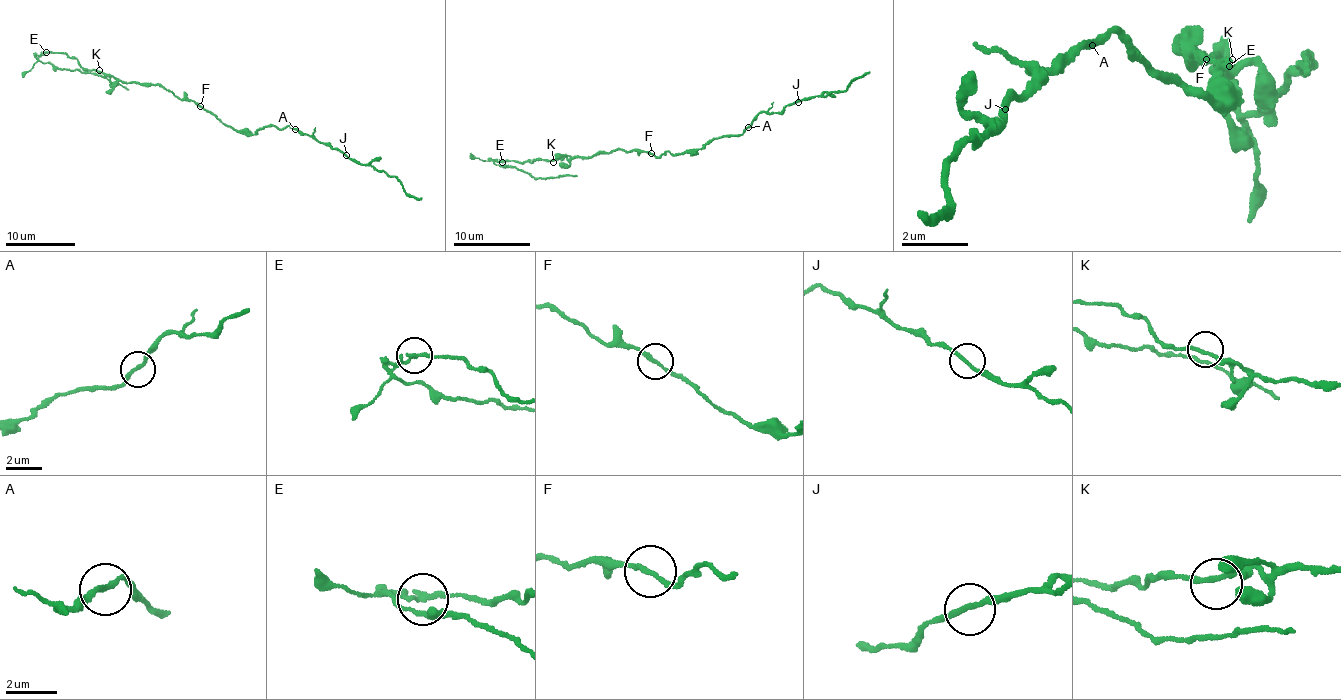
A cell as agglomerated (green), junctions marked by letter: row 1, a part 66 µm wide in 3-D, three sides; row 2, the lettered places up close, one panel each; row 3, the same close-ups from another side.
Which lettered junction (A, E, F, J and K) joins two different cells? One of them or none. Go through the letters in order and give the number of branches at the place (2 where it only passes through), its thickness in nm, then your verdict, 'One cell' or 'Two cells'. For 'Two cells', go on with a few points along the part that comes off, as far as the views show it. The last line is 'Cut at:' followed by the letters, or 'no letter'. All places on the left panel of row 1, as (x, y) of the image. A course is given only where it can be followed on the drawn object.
A: Branches: 2. Thickness 200 nm. One cell
E: Branches: 2. Thickness 180 nm. Two cells. Course of the part to remove: (46, 52), (39, 58), (43, 62), (83, 73), (96, 73), (128, 89)
F: Branches: 2. Thickness 190 nm. One cell
J: Branches: 2. Thickness 180 nm. One cell
K: Branches: 2. Thickness 180 nm. One cell
Cut at: E

